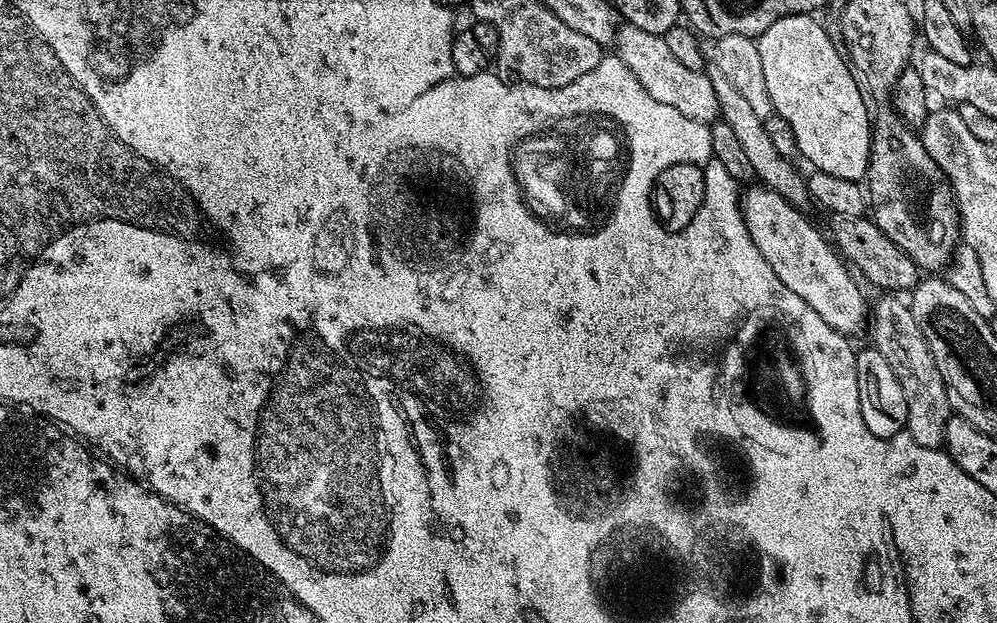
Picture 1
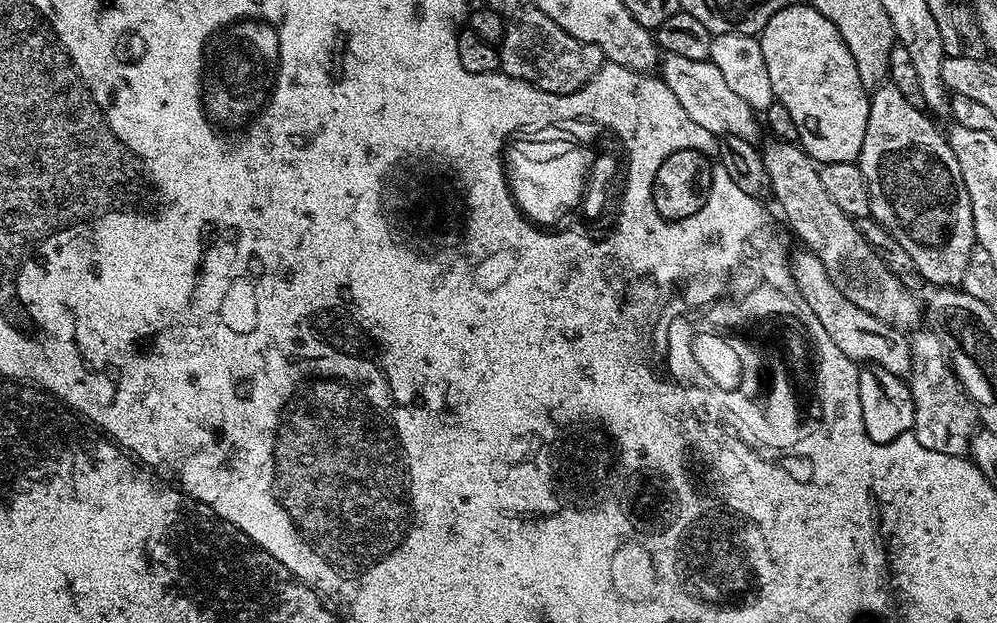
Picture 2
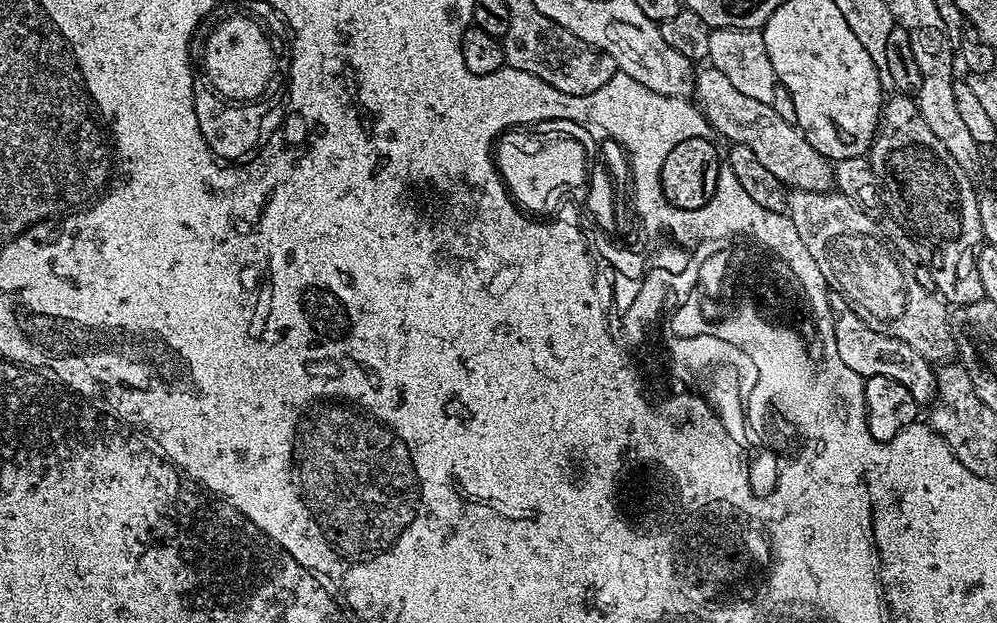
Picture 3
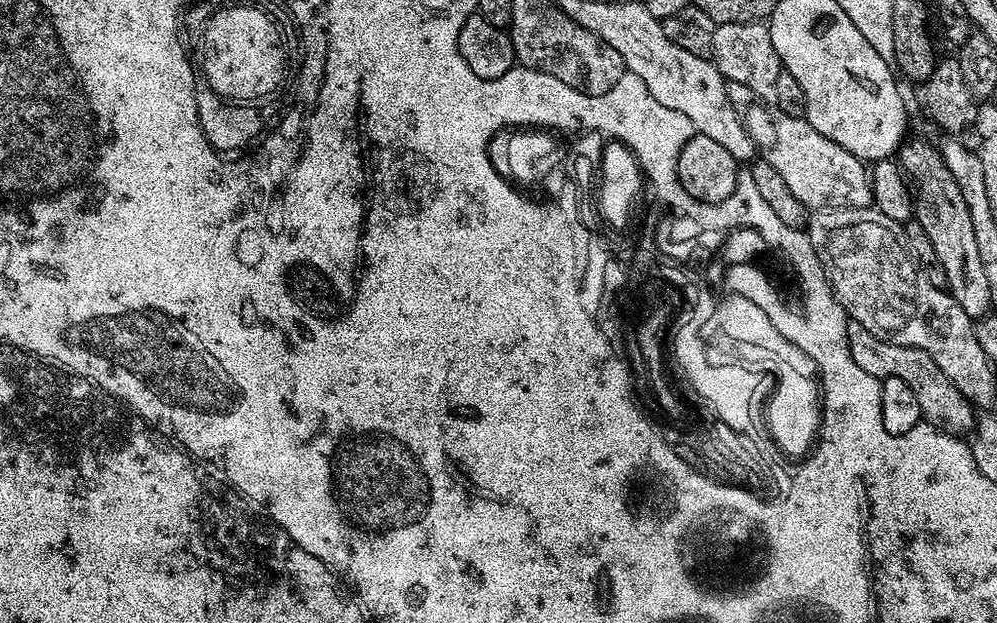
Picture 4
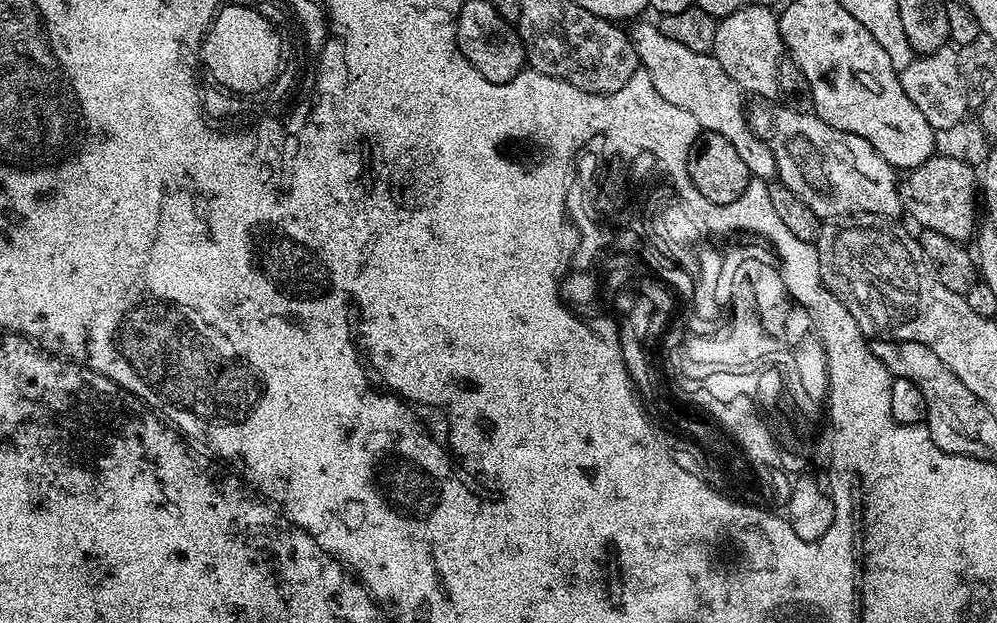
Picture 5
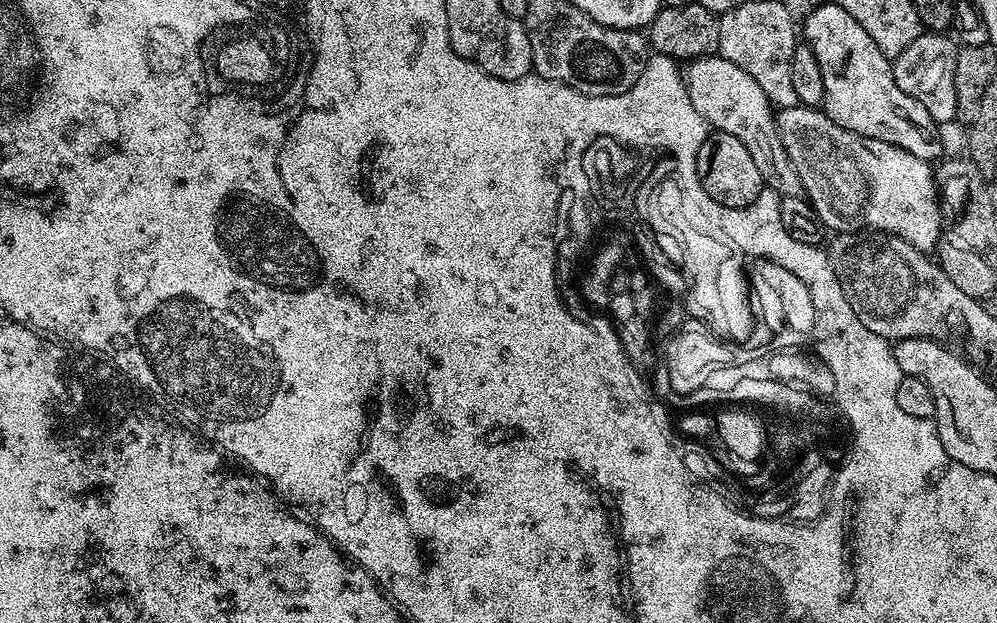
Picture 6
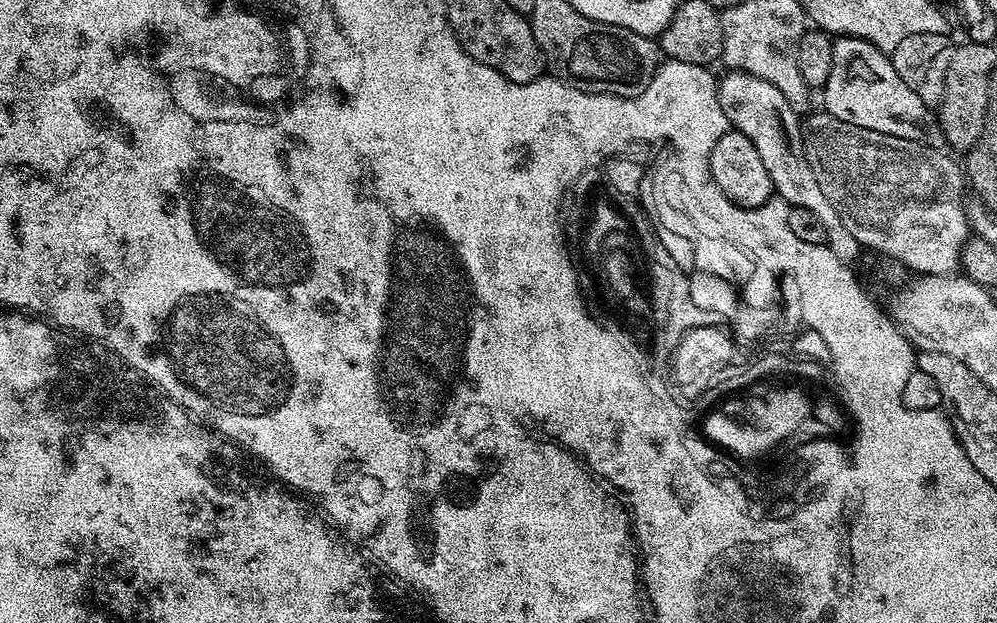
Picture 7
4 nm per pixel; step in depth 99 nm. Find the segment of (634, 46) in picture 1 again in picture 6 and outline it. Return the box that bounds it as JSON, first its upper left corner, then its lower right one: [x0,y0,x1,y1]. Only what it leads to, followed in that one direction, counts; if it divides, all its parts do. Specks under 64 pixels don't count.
[775,108,942,254]

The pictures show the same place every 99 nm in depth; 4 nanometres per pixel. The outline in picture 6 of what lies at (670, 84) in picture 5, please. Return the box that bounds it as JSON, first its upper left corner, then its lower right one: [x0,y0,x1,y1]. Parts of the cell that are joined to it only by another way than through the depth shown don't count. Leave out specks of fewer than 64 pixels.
[686,54,801,197]

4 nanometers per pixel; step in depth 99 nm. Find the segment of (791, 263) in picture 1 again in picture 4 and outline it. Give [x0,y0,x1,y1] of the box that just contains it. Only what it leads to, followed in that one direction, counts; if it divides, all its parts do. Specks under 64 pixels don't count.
[848,322,974,434]

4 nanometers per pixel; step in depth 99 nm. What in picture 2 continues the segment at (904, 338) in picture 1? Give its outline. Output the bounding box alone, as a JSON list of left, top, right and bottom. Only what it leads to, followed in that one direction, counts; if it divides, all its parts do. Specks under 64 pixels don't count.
[906,331,978,457]

